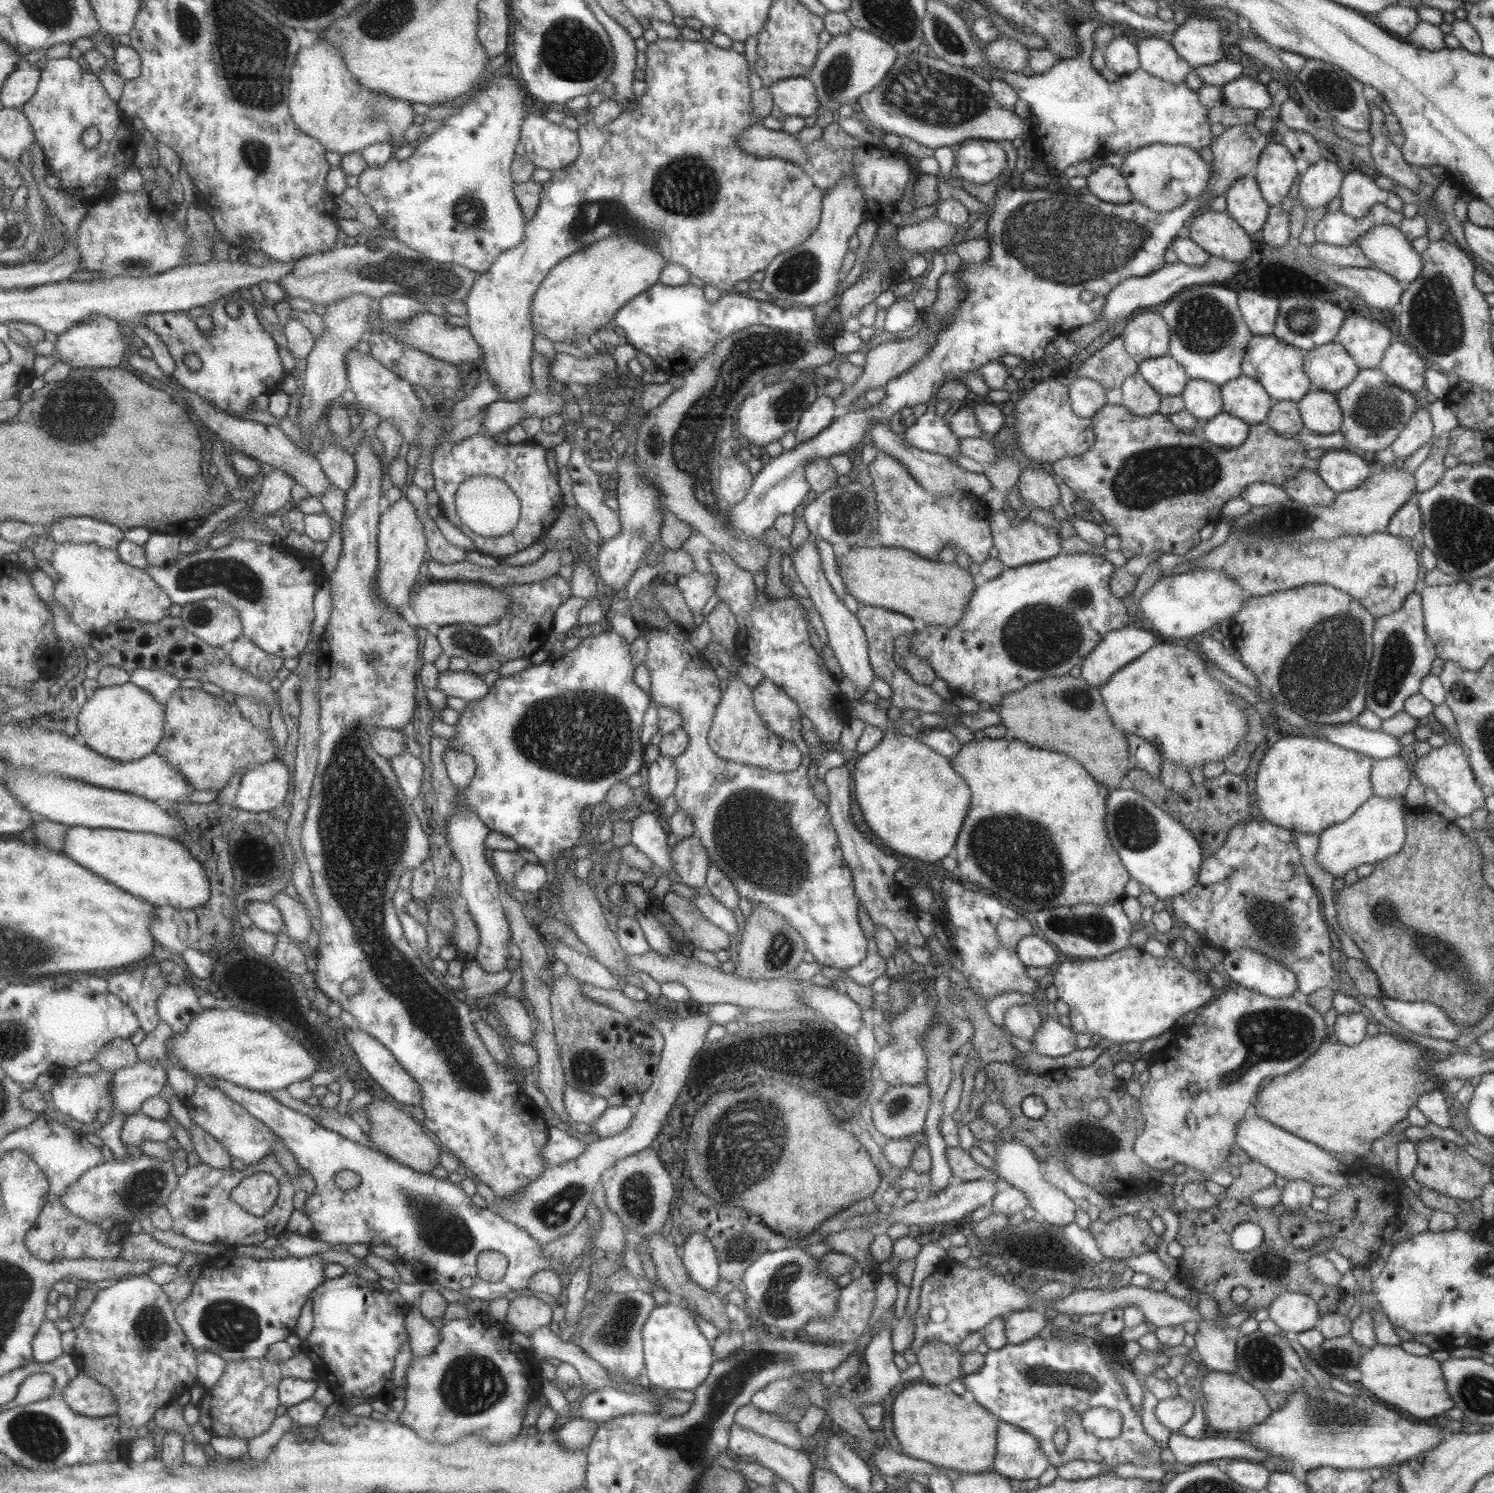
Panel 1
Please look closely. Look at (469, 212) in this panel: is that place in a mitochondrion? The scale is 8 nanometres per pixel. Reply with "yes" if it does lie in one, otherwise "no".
yes

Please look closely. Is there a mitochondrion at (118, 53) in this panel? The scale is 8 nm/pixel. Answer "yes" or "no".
no

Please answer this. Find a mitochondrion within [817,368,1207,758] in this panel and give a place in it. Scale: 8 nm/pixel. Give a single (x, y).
(1037, 638)

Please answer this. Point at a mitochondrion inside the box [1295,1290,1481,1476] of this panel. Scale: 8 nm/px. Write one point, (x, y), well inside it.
(1320, 1411)

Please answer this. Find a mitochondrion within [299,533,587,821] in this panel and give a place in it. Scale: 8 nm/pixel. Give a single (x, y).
(475, 643)

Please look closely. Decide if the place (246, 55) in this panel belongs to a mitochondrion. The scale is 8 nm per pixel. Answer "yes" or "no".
yes

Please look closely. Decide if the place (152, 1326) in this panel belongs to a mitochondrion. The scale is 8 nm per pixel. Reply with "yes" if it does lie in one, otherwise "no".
yes

